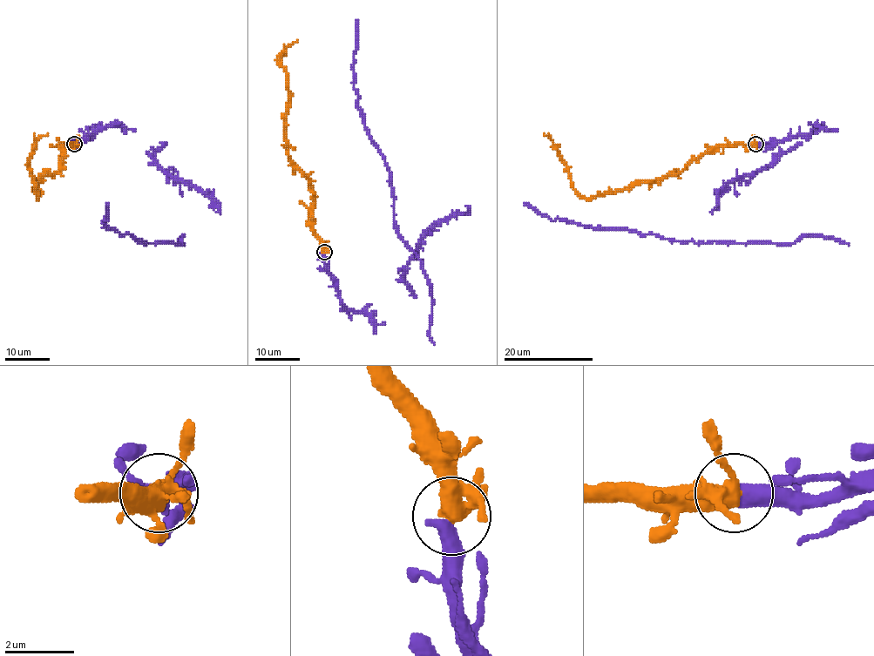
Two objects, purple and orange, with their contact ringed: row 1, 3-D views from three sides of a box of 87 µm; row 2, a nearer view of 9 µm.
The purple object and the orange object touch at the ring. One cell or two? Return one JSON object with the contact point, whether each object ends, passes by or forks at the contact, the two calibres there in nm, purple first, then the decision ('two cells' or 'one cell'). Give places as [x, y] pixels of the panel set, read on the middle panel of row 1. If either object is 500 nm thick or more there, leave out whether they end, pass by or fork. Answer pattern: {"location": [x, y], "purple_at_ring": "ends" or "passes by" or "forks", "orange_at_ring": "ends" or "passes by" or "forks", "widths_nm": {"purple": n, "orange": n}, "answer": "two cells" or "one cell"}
{"location": [324, 252], "widths_nm": {"purple": 500, "orange": 360}, "answer": "one cell"}

